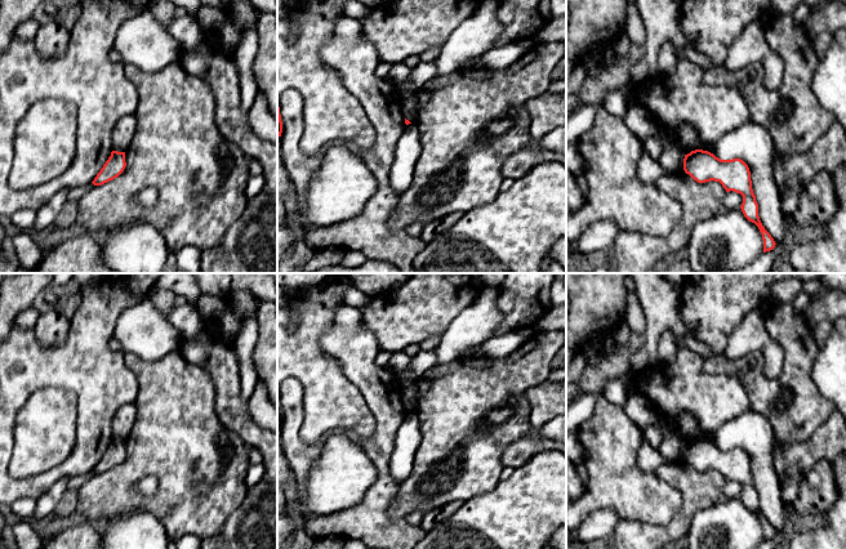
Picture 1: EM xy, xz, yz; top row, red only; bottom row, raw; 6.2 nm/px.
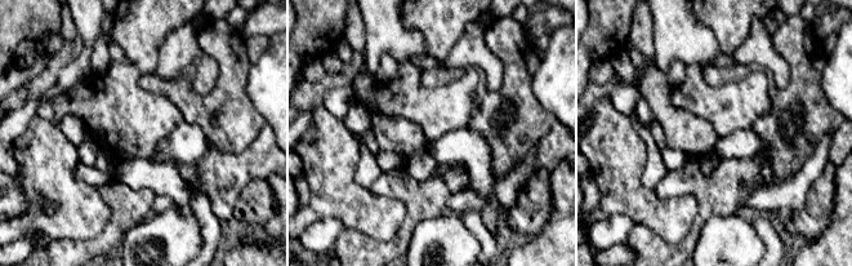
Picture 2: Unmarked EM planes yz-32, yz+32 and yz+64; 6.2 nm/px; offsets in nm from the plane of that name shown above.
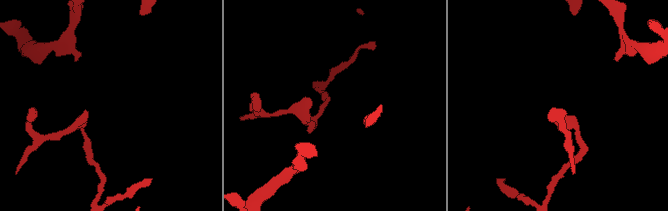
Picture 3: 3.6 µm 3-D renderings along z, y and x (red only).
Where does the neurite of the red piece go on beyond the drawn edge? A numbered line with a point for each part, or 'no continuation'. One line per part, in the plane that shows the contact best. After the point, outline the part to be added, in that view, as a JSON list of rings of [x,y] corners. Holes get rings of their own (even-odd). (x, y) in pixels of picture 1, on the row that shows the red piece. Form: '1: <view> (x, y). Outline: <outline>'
no continuation

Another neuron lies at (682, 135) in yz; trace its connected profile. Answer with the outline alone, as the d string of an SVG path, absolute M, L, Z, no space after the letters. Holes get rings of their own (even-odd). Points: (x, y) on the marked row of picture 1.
M653 119L653 124L655 126L655 137L660 140L663 147L677 147L684 155L696 149L698 134L691 125L681 122L676 126L665 126L655 119Z

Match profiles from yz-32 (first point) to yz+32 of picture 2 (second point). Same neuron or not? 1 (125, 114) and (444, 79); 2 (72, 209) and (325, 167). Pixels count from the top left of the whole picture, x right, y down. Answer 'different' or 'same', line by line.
1: different
2: same

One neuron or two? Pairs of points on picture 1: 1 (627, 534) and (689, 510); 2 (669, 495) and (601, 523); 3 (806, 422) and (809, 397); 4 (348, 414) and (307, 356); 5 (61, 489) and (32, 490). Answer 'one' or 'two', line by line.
1: one
2: two
3: one
4: one
5: two

